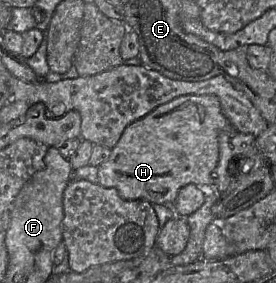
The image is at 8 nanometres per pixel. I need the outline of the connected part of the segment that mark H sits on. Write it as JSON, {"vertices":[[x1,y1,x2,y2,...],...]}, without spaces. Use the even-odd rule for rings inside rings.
{"vertices":[[185,95,157,107,150,114,130,125,110,158,98,167,98,184,115,188,124,200,146,200,151,204,172,206,179,190,194,184,200,188,213,186,212,172,219,159,218,136,224,130,235,130,223,115,220,101,214,95]]}

